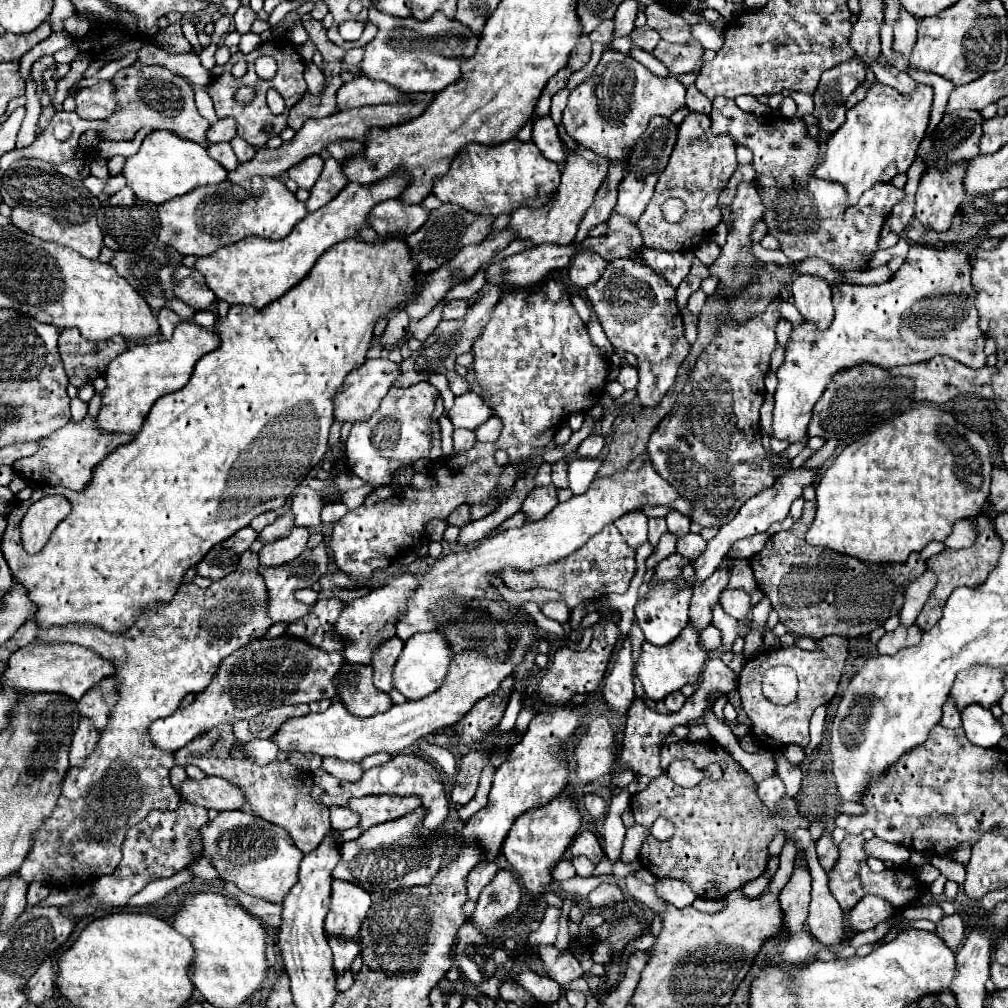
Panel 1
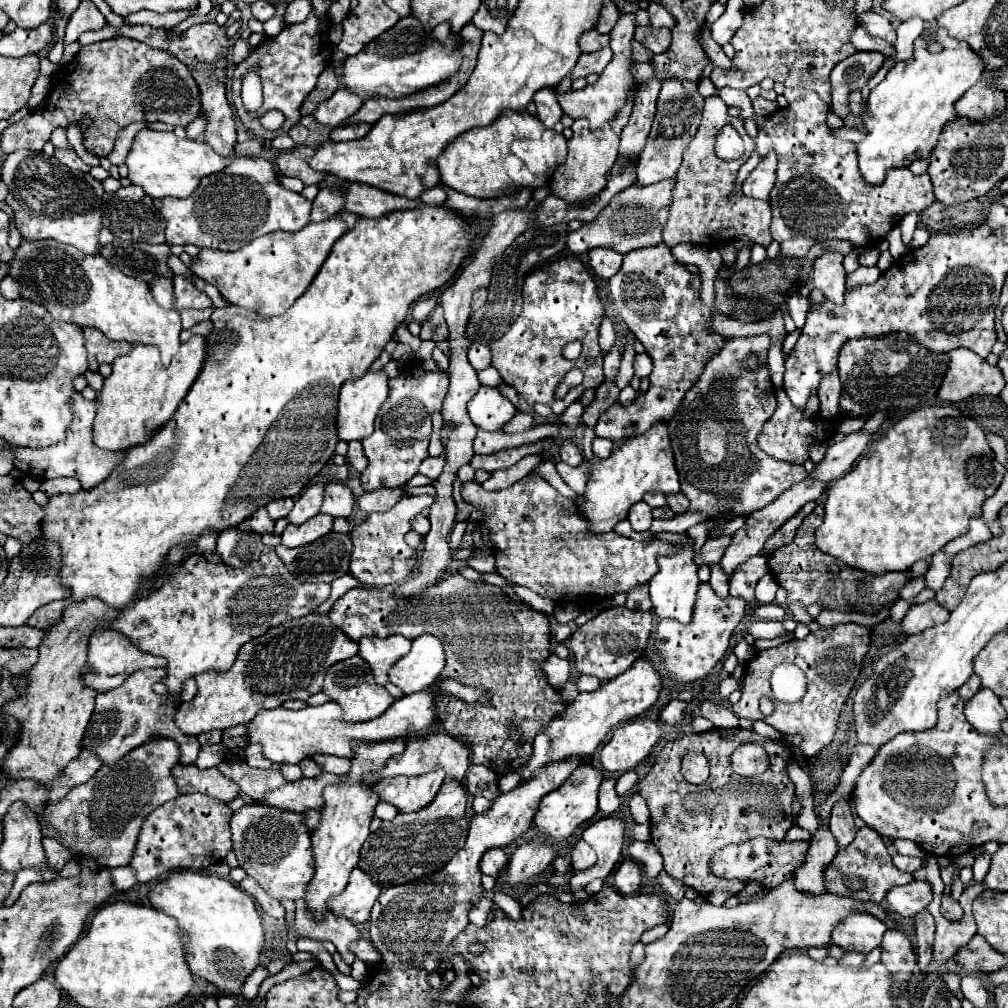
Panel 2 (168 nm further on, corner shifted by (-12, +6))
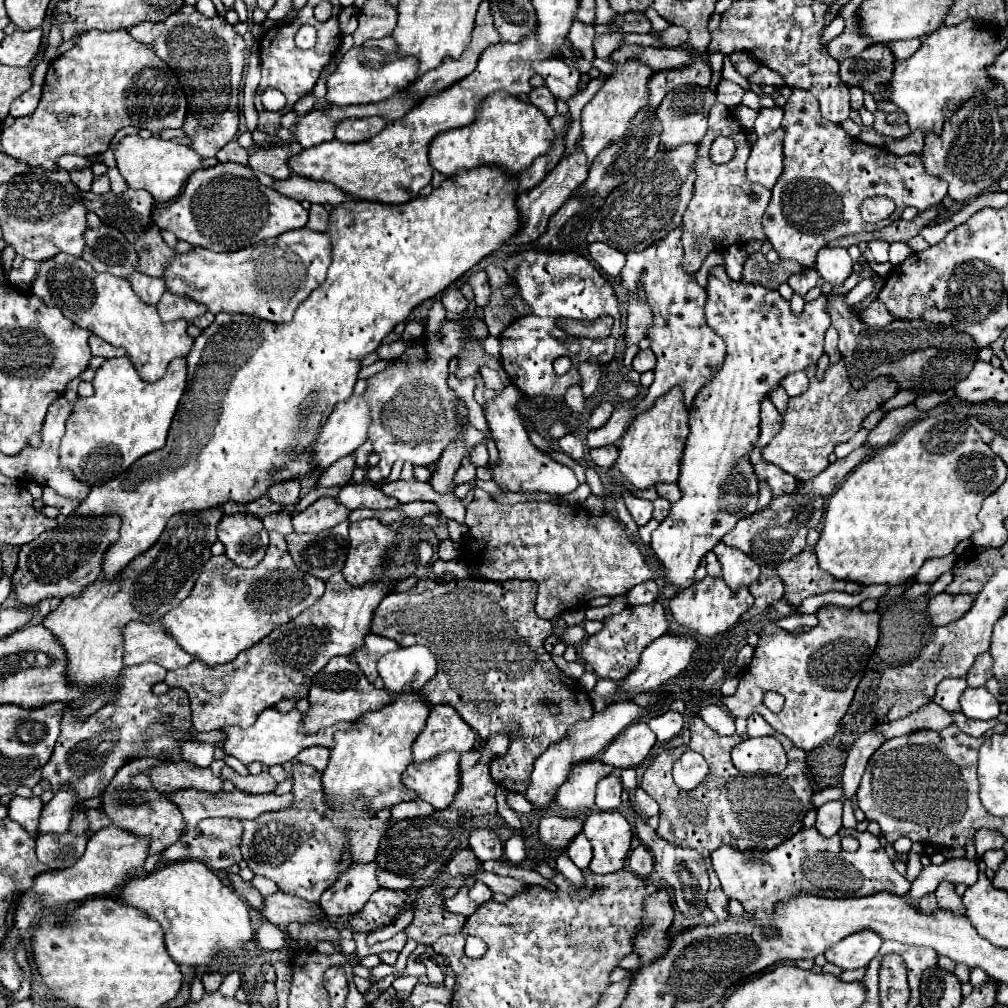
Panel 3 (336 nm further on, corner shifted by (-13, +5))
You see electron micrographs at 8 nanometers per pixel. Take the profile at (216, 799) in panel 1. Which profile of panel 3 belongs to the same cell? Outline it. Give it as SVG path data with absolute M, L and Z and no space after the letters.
M162 760L162 764L156 764L148 770L148 776L152 780L152 788L156 788L162 794L186 788L198 788L206 792L222 790L222 780L216 778L210 768L200 768L190 762L172 764L170 760Z

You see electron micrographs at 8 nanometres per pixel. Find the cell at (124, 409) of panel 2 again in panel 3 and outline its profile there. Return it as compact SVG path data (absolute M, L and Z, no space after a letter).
M126 356L104 360L104 364L96 370L92 386L94 394L90 398L78 398L76 408L72 410L72 418L68 418L66 434L60 442L60 466L68 468L76 476L76 480L86 482L90 486L100 486L120 476L120 472L126 472L140 456L164 446L172 416L186 388L186 360L184 358L172 360L164 378L152 384L140 378L134 364Z

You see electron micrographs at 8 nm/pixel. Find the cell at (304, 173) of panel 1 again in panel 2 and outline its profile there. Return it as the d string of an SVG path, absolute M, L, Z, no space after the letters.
M308 146L295 147L293 151L285 151L277 157L277 169L287 175L287 177L299 177L305 185L321 183L329 173L325 171L315 171L309 167L307 158L313 156L316 150Z

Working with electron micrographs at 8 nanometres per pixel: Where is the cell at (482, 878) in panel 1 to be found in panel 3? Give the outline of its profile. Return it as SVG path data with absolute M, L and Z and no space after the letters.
M472 830L470 832L470 850L480 862L500 860L504 856L504 846L494 830Z

